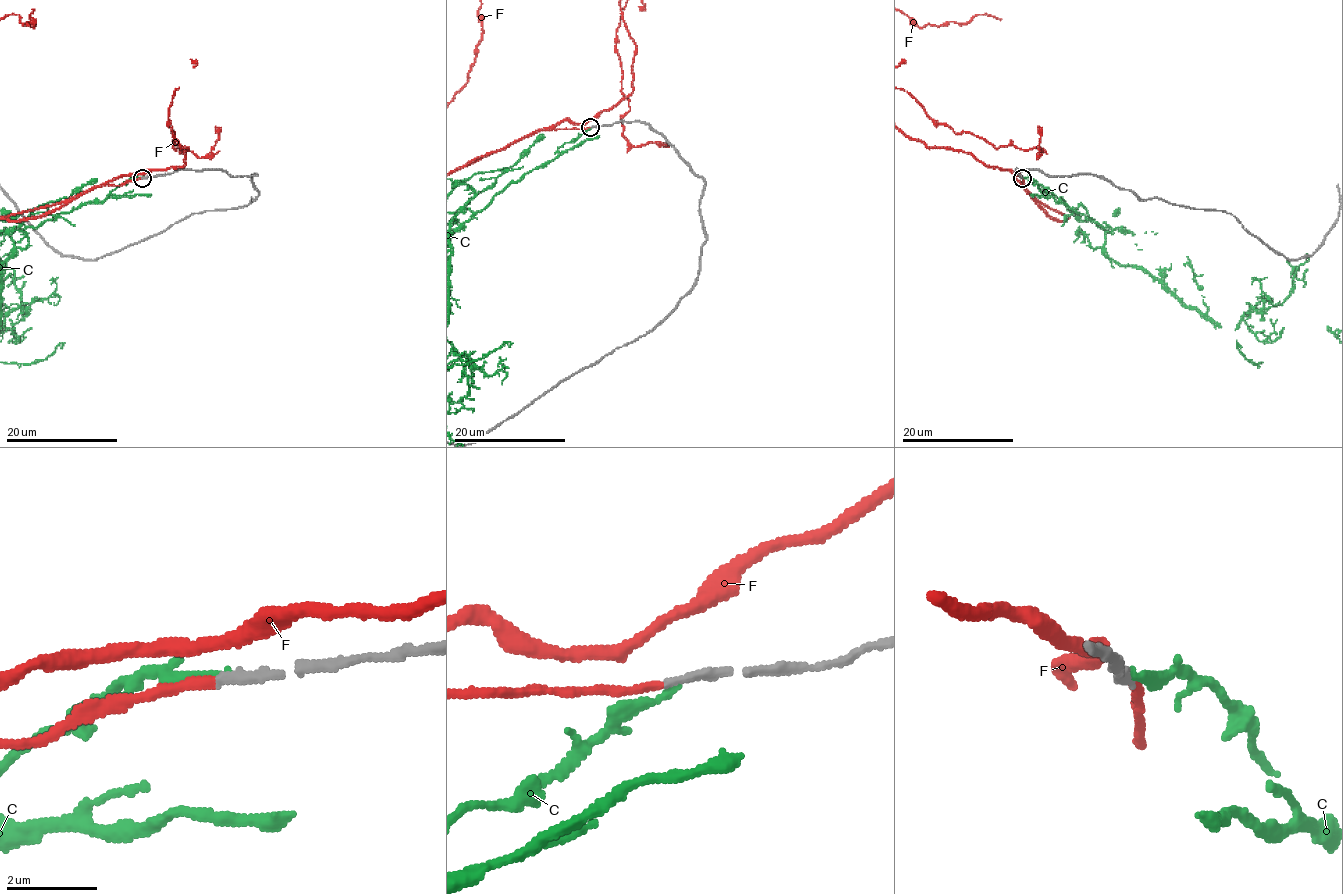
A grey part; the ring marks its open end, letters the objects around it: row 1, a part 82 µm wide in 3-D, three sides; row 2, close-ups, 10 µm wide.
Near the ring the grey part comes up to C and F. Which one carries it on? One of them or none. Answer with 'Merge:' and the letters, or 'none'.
Merge: F

